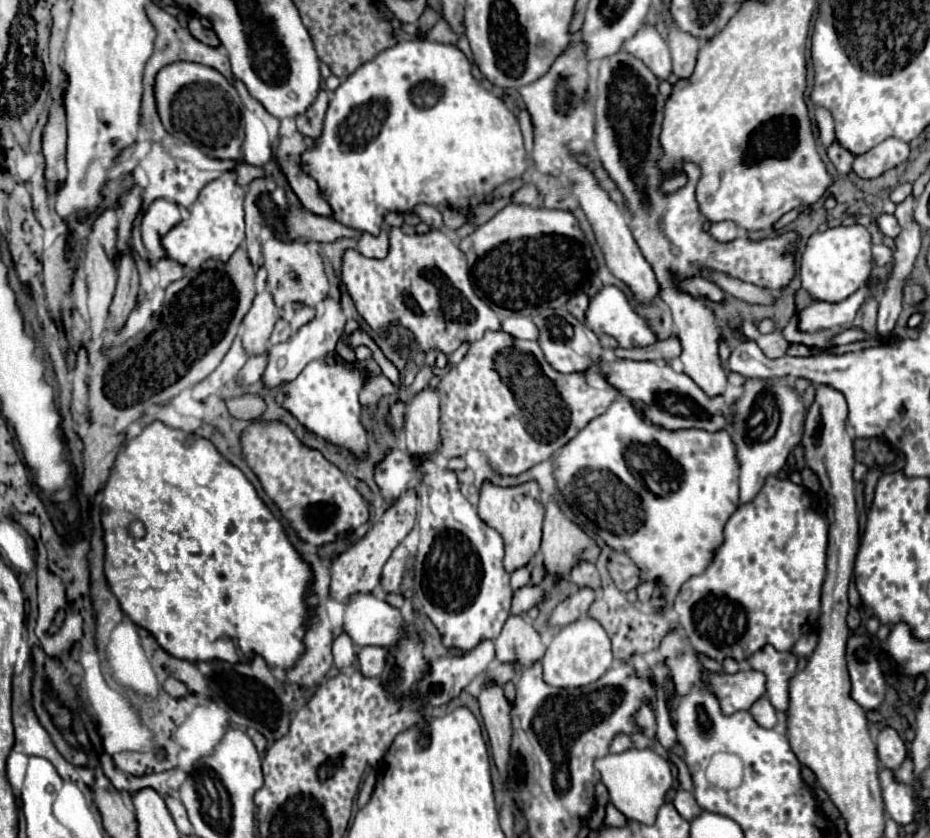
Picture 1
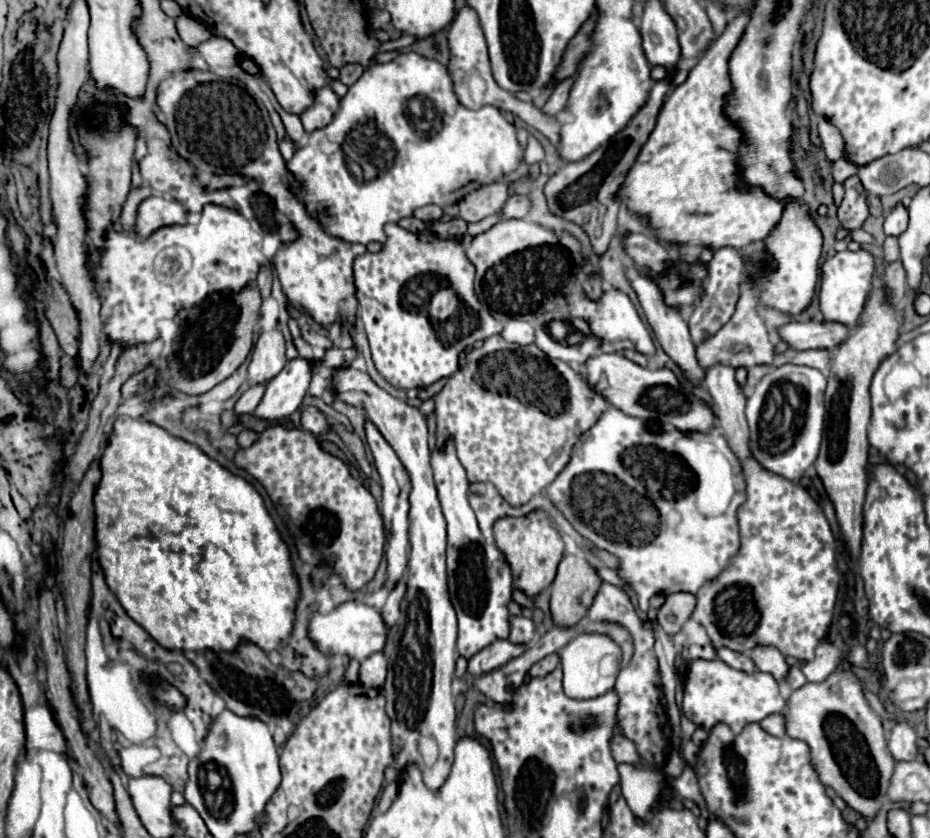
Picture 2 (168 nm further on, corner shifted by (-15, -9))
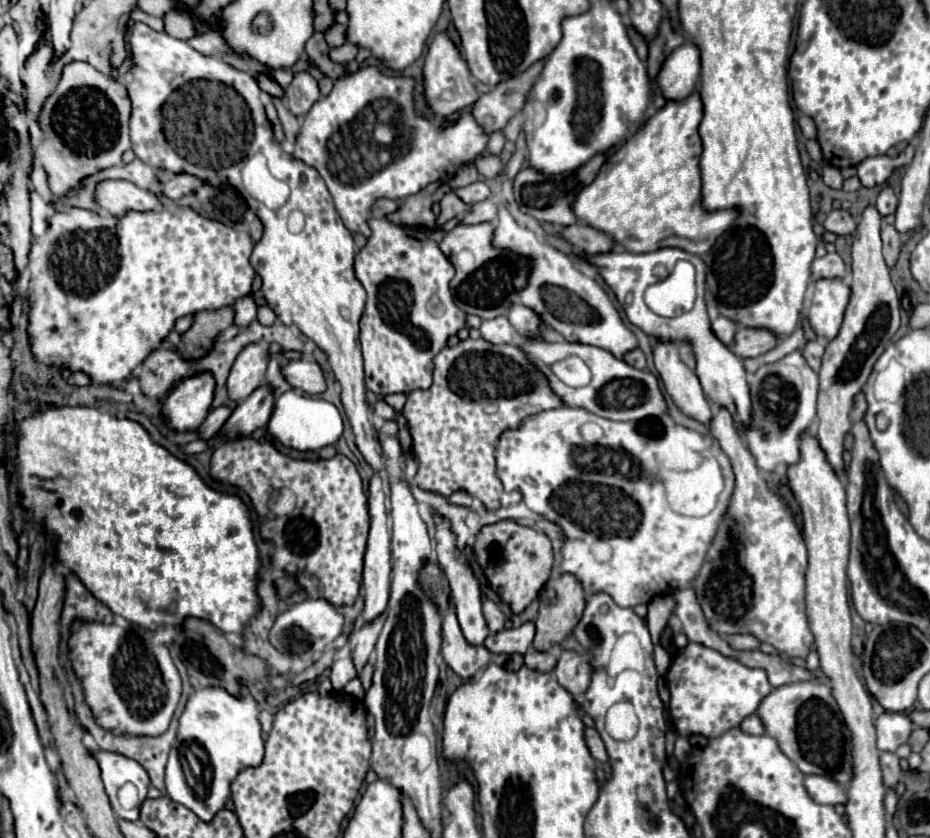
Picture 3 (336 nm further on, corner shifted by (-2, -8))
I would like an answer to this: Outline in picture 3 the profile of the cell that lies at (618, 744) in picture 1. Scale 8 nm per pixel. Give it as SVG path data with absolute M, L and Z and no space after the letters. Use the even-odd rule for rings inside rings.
M585 729L585 741L587 741L587 747L589 747L591 755L593 755L597 761L605 763L605 761L609 759L607 749L605 749L605 745L603 745L603 741L601 741L601 737L599 737L599 733L597 733L595 729Z

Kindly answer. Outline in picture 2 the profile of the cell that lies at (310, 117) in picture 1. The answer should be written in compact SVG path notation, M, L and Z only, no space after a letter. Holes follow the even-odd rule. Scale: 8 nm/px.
M324 86L324 88L314 90L312 106L300 114L300 120L306 128L306 132L312 132L312 130L328 124L336 112L336 108L338 108L338 102L340 102L340 98L332 92L332 88Z

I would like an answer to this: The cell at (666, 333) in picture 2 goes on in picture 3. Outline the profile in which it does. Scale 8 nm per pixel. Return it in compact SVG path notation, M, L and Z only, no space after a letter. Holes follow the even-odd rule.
M653 339L653 359L655 367L665 383L667 393L673 403L689 417L709 423L711 405L701 389L701 383L693 369L689 369L681 359L675 343Z

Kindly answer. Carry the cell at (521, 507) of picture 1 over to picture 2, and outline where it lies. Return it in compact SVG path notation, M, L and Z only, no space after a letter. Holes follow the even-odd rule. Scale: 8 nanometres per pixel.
M530 512L524 518L500 518L494 524L494 540L512 568L514 586L528 598L538 596L552 584L556 568L564 556L564 540L544 512Z

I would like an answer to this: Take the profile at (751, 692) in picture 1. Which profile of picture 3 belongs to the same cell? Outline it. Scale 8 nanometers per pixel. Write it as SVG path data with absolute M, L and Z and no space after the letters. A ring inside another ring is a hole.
M689 643L677 653L665 679L671 693L671 717L677 733L683 737L693 733L719 737L729 729L739 727L739 723L747 715L755 713L759 703L771 693L771 685L763 669L745 667L739 661L723 657L699 643Z

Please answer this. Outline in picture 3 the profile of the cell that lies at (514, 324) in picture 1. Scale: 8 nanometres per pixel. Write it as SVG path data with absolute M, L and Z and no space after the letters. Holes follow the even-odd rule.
M495 317L491 321L483 321L479 331L481 331L483 339L487 339L489 343L495 343L495 345L515 341L515 329L511 327L507 317Z

